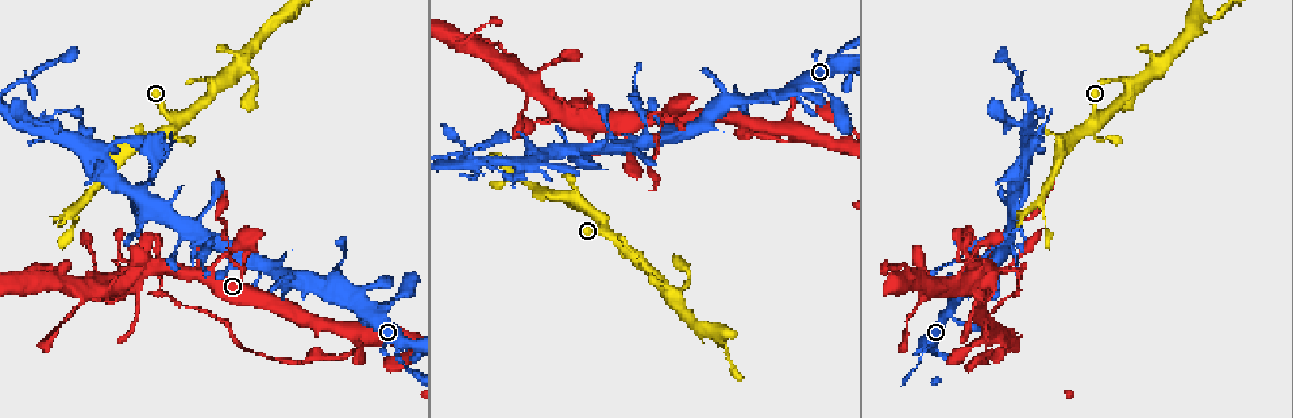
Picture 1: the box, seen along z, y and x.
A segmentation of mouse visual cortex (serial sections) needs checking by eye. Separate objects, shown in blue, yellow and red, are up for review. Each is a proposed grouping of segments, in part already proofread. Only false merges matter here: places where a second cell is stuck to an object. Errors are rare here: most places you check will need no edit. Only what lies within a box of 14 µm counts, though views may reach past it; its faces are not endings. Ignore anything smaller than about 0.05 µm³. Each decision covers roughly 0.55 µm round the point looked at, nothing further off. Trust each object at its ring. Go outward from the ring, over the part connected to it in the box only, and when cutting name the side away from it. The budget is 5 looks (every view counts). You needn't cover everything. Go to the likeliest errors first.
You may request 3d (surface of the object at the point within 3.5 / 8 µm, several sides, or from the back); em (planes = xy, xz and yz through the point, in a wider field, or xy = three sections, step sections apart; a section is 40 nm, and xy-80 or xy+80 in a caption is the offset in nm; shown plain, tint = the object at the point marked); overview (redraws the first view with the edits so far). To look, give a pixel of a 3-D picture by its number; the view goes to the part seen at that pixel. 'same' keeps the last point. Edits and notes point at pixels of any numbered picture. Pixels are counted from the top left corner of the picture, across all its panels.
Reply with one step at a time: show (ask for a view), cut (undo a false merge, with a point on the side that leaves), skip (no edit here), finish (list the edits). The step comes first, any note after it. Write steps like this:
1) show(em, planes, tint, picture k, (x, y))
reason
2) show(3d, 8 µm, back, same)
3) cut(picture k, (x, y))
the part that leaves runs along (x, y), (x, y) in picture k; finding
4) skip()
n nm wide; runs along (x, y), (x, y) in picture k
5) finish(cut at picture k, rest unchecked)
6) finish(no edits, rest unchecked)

show(em, planes, tint, picture 1, (1019, 284))
abrupt turn

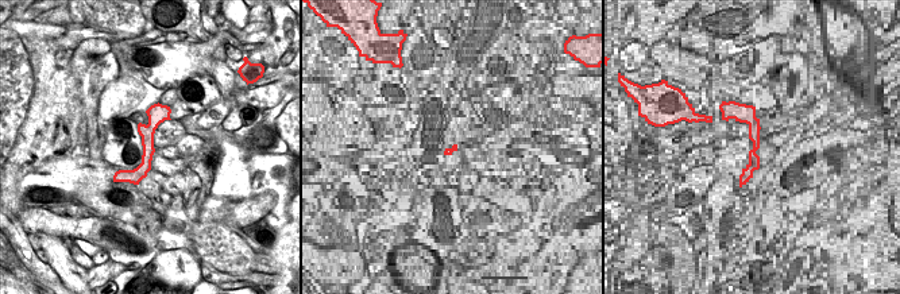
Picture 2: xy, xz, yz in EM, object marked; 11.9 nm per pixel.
show(3d, 3.5 µm, same)

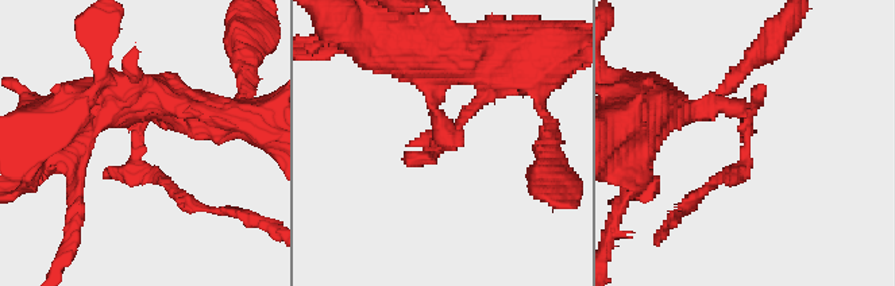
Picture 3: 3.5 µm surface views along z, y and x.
skip()
runs along (159, 108), (146, 163), (119, 178) in picture 2; one cell here

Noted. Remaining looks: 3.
show(3d, 3.5 µm, picture 1, (361, 339))
four-way junction

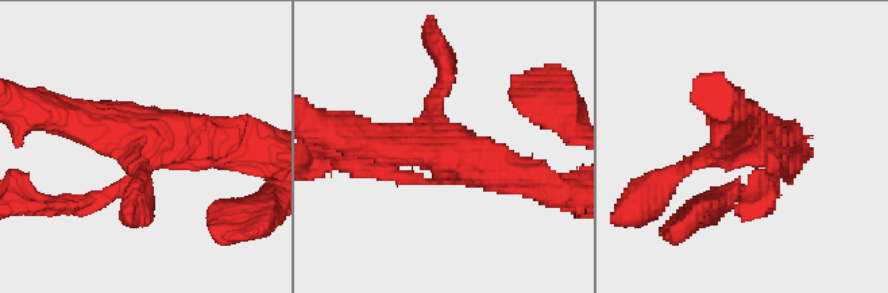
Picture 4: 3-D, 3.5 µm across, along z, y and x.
show(em, xy, step 1, plain, picture 4, (146, 155))
need the tissue

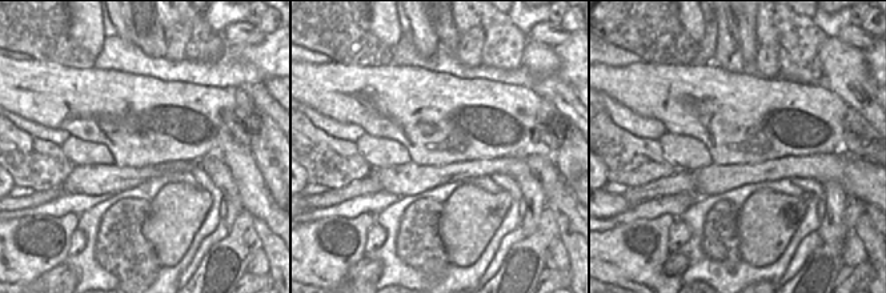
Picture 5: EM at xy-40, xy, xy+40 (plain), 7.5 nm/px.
show(em, xy, step 1, tint, same)
where the object lies

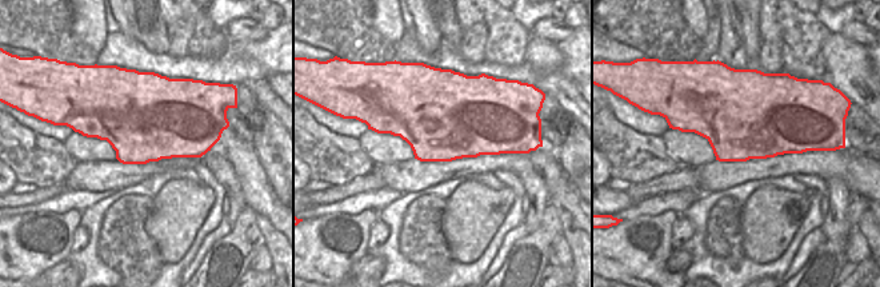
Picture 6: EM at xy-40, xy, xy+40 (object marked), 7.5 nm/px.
skip()
arms of 100, 200, 400, 400 nm; runs along (373, 138), (455, 151), (543, 185) in picture 4; all the same cell

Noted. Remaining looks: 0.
finish(no edits, rest unchecked)

